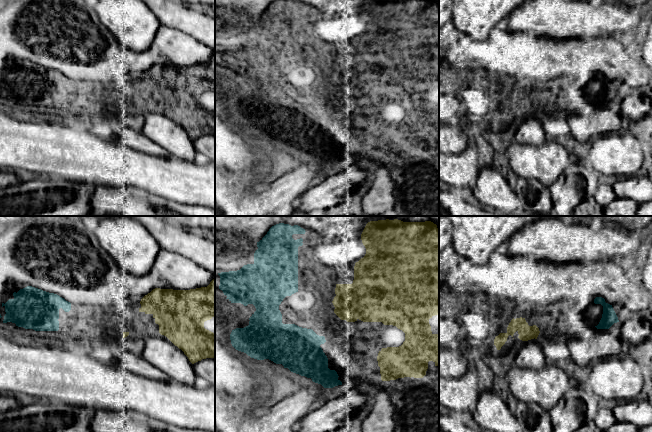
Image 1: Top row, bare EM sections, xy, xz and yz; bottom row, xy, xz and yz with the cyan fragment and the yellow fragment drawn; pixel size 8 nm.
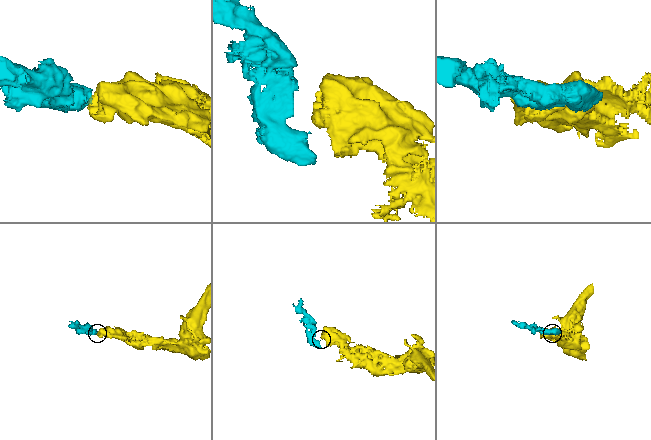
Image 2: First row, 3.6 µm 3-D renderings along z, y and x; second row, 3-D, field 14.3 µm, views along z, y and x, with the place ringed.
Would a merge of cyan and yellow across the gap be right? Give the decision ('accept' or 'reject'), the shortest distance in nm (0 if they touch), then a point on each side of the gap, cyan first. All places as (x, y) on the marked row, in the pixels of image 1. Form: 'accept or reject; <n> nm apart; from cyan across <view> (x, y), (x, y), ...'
accept; 200 nm apart; from cyan across xz (323, 336), (340, 318)

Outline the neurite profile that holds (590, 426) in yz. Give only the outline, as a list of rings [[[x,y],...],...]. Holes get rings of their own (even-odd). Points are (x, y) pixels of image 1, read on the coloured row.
[[[589,421],[586,423],[583,423],[576,432],[602,432],[598,426],[595,424],[595,422]]]

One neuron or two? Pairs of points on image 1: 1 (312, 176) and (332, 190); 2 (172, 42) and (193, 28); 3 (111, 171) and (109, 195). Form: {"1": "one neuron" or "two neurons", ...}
{"1": "two neurons", "2": "two neurons", "3": "two neurons"}

